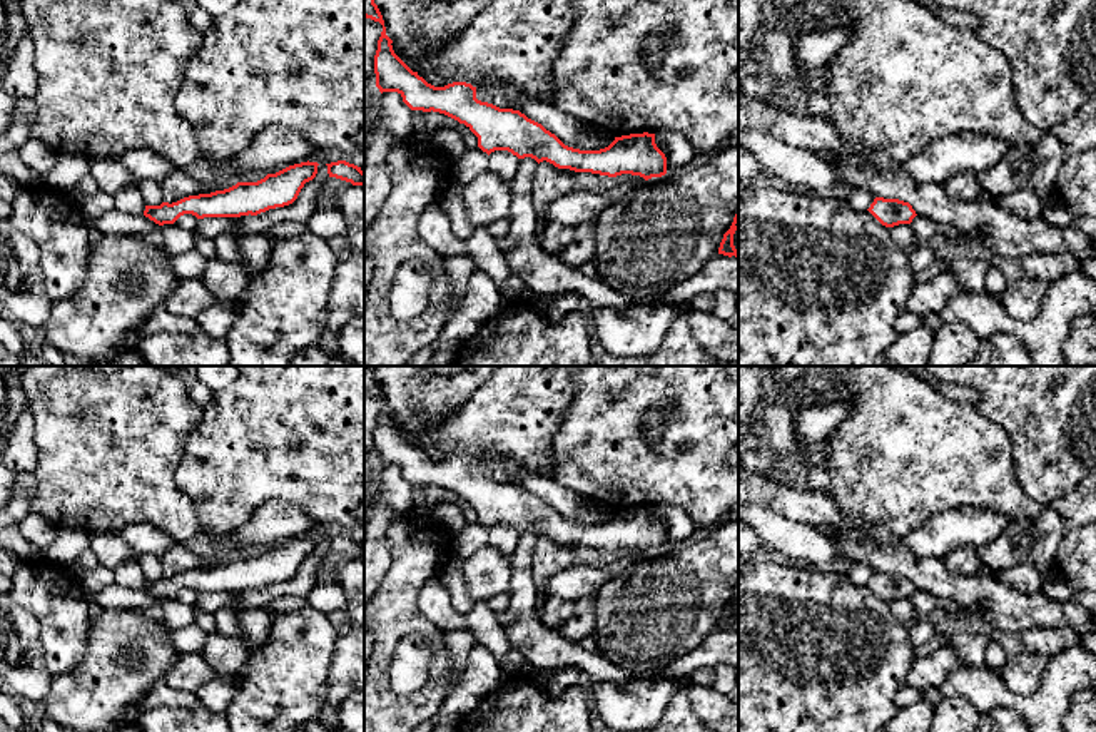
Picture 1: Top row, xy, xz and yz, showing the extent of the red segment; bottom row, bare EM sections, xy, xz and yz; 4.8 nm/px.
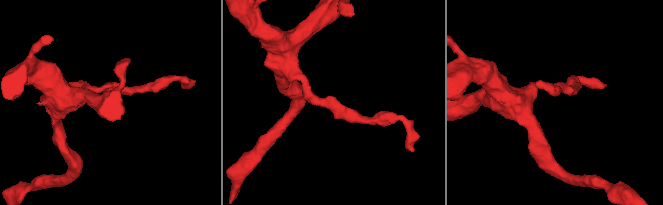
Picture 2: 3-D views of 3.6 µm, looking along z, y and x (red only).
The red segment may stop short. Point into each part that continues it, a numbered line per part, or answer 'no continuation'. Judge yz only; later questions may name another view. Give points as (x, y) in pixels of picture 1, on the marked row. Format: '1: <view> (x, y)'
no continuation

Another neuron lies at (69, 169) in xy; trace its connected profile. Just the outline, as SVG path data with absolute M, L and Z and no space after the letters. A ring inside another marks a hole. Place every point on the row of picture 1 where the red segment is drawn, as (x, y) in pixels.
M58 154L53 169L43 180L55 191L70 192L87 174L90 174L90 160L87 157Z

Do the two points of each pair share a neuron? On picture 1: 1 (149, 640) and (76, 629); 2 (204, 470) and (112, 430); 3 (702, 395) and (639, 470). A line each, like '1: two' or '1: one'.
1: two
2: two
3: one

